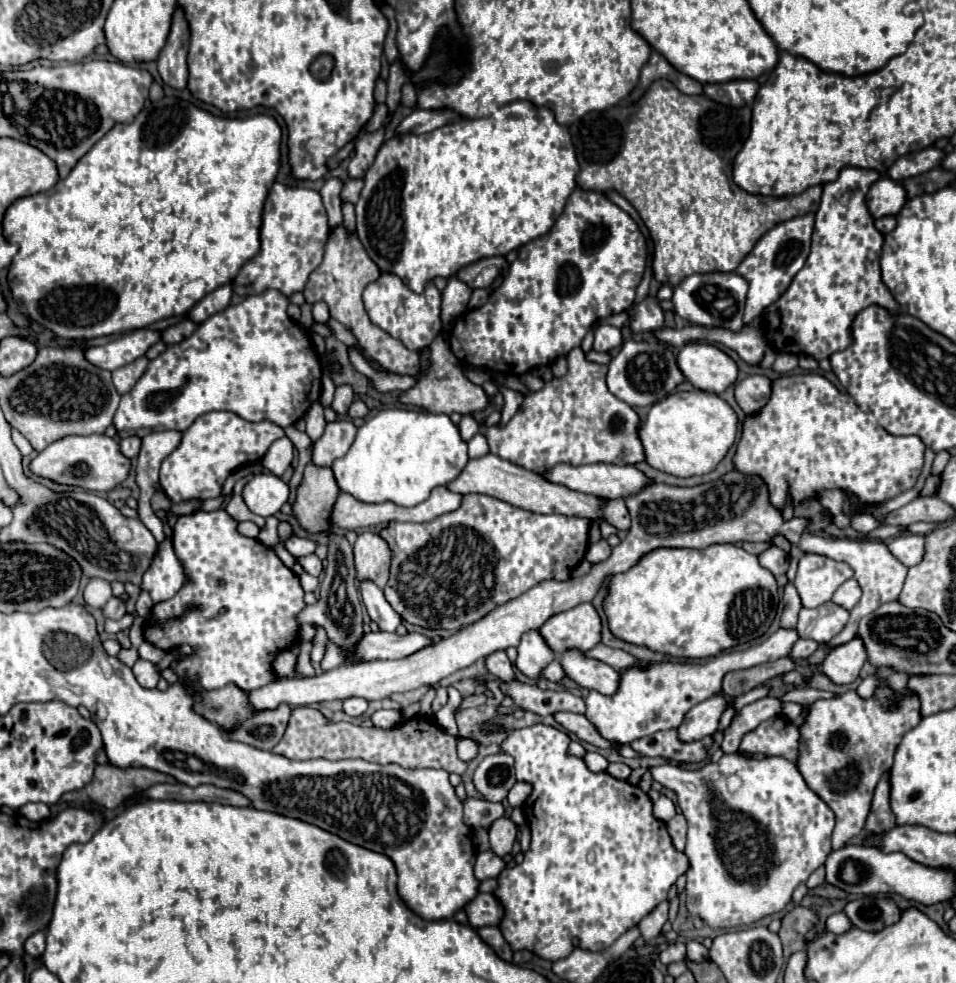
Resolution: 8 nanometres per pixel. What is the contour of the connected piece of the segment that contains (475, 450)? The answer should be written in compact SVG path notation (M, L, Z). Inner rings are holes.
M475 434L475 436L469 440L469 458L479 458L479 456L485 456L487 452L489 452L487 440L485 440L481 434Z

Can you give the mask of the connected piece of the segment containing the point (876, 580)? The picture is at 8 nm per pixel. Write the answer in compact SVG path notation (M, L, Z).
M803 532L801 540L799 540L799 550L801 552L821 554L821 556L827 556L827 558L833 558L833 560L839 560L839 562L847 562L851 566L851 570L853 570L853 578L859 582L859 586L863 590L861 600L851 610L847 626L835 638L831 638L825 644L829 650L839 646L839 644L849 642L855 636L859 620L869 614L869 606L873 606L873 604L879 606L883 602L897 600L897 596L899 596L901 588L903 588L905 576L907 576L907 568L889 552L885 542L879 542L879 540L849 540L849 538L831 538L831 536L827 538L827 536L817 536L817 534L811 534L811 532Z

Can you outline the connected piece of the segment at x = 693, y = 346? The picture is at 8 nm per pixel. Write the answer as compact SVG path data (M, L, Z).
M687 342L677 356L685 378L699 390L721 394L737 380L737 364L717 346Z

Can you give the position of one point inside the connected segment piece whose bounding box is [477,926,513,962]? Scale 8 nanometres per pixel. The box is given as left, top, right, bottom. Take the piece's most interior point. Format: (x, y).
(492, 935)

